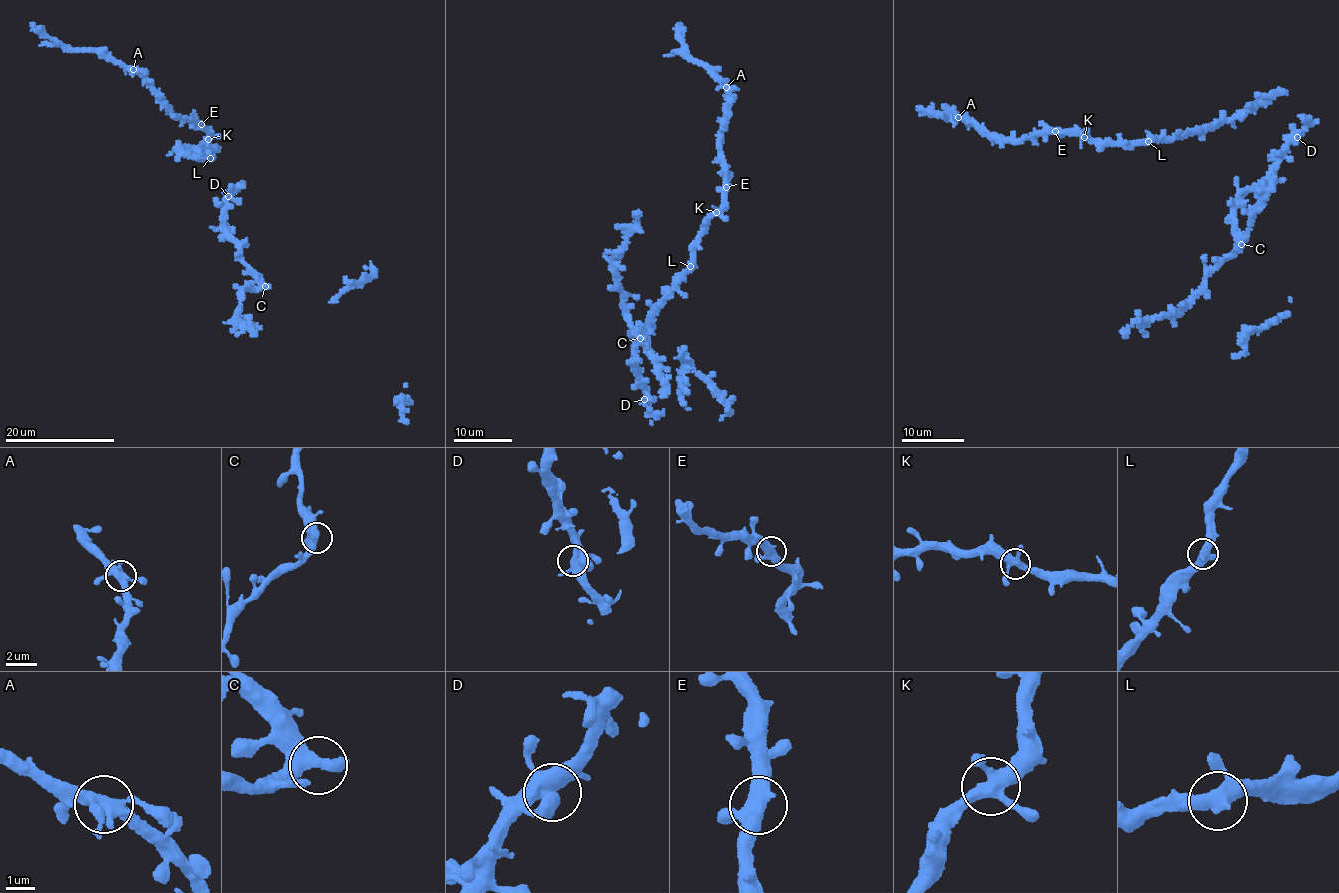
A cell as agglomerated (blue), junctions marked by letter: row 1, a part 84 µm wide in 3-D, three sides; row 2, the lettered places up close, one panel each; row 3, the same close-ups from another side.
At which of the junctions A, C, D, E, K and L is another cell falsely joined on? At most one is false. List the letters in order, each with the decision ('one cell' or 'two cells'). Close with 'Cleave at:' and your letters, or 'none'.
A: one cell
C: one cell
D: one cell
E: one cell
K: one cell
L: one cell
Cleave at: none

